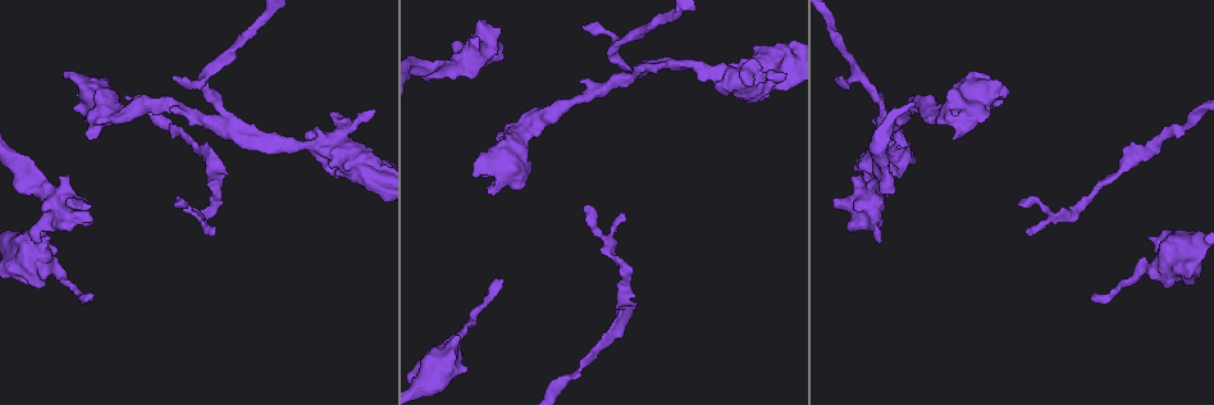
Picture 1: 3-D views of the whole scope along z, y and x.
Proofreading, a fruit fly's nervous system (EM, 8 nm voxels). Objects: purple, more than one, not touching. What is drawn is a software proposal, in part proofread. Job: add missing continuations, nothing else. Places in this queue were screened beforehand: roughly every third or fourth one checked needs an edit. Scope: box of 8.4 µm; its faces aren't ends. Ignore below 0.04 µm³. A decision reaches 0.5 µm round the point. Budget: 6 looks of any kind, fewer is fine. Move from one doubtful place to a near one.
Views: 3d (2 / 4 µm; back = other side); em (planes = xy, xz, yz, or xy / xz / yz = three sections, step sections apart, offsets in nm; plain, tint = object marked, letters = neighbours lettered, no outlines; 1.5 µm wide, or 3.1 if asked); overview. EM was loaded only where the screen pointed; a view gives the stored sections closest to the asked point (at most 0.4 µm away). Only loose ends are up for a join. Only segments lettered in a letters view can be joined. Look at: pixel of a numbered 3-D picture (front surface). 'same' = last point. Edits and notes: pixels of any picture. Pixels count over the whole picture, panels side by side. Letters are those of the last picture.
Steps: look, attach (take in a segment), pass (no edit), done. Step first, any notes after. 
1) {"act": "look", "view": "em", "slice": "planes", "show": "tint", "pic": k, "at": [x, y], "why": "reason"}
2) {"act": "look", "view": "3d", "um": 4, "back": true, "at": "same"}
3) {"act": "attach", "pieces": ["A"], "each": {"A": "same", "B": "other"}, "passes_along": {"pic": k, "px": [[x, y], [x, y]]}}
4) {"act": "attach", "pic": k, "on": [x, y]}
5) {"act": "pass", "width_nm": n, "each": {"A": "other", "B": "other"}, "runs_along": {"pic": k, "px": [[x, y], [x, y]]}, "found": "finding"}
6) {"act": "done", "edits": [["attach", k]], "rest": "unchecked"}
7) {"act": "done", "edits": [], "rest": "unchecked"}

{"act": "look", "view": "3d", "um": 2, "pic": 1, "at": [487, 193], "why": "thick end"}

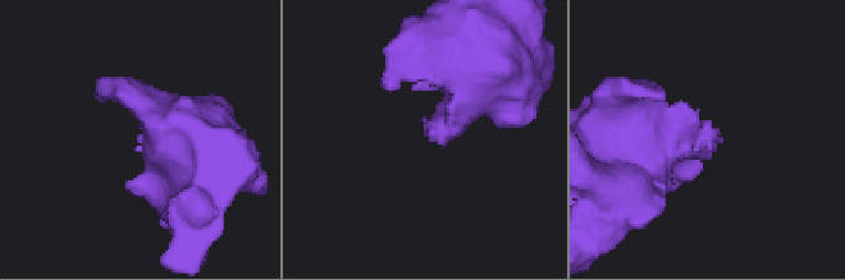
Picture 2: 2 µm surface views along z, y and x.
{"act": "look", "view": "em", "slice": "planes", "show": "letters", "pic": 2, "at": [429, 131]}

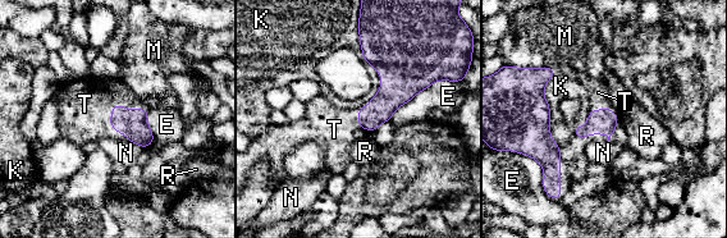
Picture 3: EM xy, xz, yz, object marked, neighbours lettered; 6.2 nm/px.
{"act": "attach", "pieces": ["T"], "each": {"E": "other", "K": "other", "M": "other", "N": "other", "R": "other", "T": "same"}, "found": "it goes on there"}

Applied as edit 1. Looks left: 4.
{"act": "look", "view": "em", "slice": "planes", "show": "letters", "pic": 1, "at": [879, 244], "why": "thin end"}

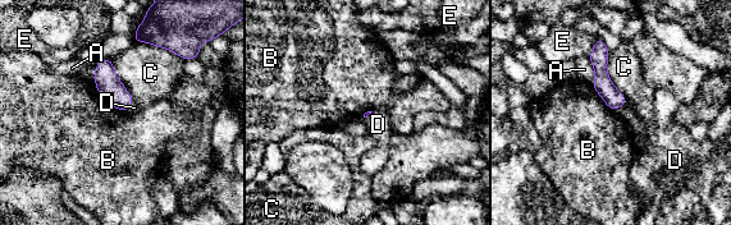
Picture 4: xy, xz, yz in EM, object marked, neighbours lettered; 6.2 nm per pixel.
{"act": "pass", "each": {"A": "other", "B": "other", "C": "other", "D": "other", "E": "other"}, "runs_along": {"pic": 4, "px": [[599, 42], [602, 83], [613, 106]]}, "found": "none of them fits"}

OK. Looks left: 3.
{"act": "done", "edits": [["attach", 3]], "rest": "unchecked"}

